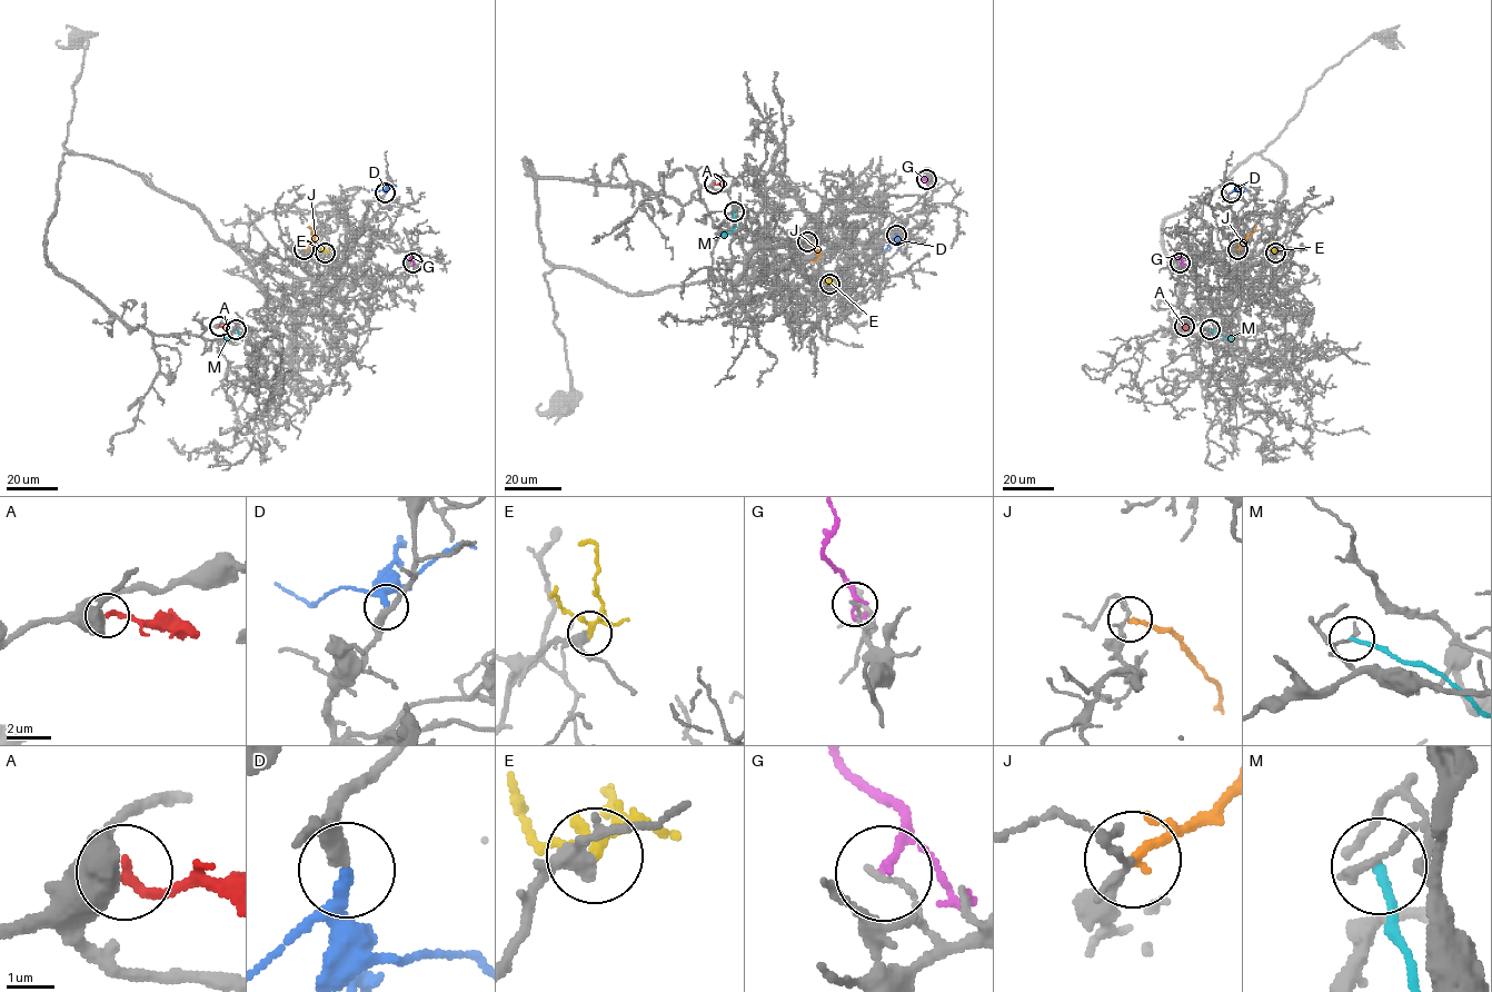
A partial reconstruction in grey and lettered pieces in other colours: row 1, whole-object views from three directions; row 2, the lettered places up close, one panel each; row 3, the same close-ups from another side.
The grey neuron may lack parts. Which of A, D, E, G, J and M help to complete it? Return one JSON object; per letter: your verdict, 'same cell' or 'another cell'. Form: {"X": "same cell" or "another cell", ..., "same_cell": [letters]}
{"A": "another cell", "D": "same cell", "E": "same cell", "G": "another cell", "J": "another cell", "M": "another cell", "same_cell": ["D", "E"]}

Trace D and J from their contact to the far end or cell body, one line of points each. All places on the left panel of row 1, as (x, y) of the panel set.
D: (386, 192), (371, 189)
J: (304, 249), (315, 235), (308, 226)

